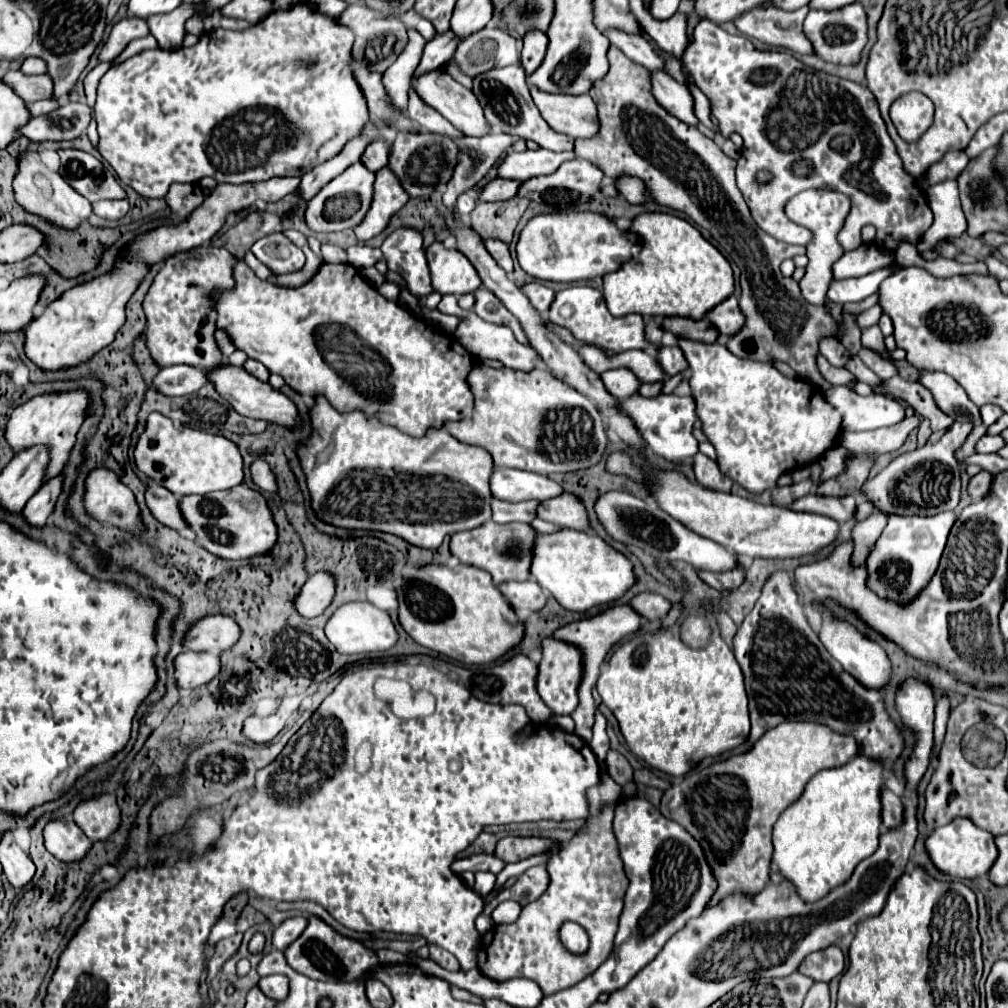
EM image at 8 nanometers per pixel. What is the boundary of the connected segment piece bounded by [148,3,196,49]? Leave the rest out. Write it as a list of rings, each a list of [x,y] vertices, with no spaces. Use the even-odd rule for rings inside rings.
[[[180,5],[174,9],[174,13],[166,15],[154,15],[148,19],[150,31],[156,37],[158,45],[162,49],[178,49],[182,47],[182,35],[184,35],[184,23],[188,17],[192,17],[196,11],[196,5]]]

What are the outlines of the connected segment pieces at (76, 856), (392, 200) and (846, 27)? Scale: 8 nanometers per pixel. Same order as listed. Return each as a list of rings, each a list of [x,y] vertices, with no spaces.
[[[72,819],[50,821],[44,829],[46,849],[64,863],[82,861],[92,849],[92,839],[88,839],[82,829]]]
[[[382,167],[376,173],[374,201],[370,205],[370,213],[366,213],[364,221],[358,227],[354,227],[358,241],[368,241],[380,235],[388,227],[392,215],[396,215],[406,205],[406,201],[408,195],[400,187],[396,175],[390,169]]]
[[[854,1],[836,11],[810,11],[804,21],[804,35],[812,41],[814,51],[818,57],[830,63],[852,65],[858,63],[860,51],[864,49],[866,37],[866,11],[860,1]]]

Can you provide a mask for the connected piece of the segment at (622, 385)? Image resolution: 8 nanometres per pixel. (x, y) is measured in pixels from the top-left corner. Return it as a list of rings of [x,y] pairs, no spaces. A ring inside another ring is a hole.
[[[612,369],[612,371],[604,371],[602,375],[602,381],[606,385],[606,389],[618,397],[620,401],[626,401],[626,397],[632,397],[636,395],[638,387],[640,387],[640,381],[634,377],[632,371],[628,369]]]

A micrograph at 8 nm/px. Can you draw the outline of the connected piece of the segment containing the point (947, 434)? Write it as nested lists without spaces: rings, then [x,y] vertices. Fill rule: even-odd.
[[[954,421],[948,429],[932,433],[924,447],[898,455],[884,471],[880,471],[874,479],[868,479],[864,483],[864,493],[884,513],[932,515],[952,511],[960,499],[960,467],[954,451],[964,443],[970,431],[972,423]]]

